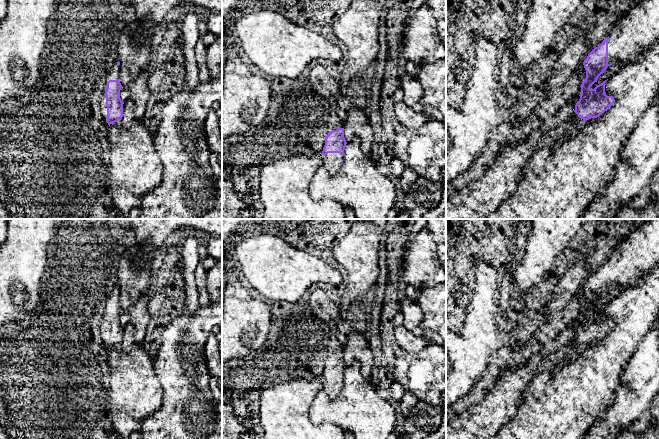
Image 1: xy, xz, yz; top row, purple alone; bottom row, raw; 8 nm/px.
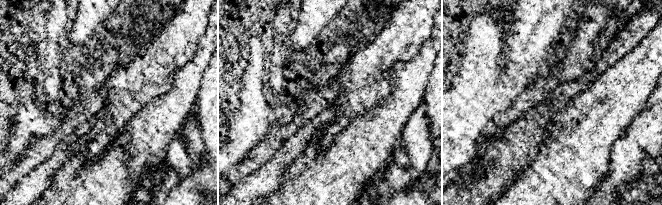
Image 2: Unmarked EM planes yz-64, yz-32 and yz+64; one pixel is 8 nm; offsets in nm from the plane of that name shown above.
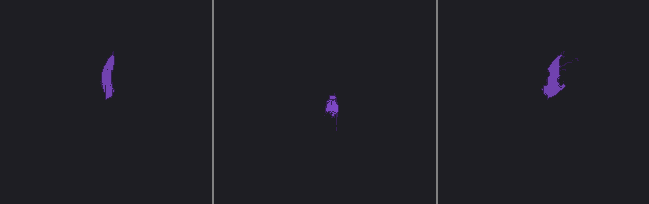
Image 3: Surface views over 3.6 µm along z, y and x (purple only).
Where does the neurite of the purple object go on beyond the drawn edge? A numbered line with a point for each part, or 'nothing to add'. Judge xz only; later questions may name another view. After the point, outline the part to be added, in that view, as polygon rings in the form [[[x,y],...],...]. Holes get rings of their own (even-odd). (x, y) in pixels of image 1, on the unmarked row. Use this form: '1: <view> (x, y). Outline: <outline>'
1: xz (332, 385). Outline: [[[328,377],[324,381],[323,391],[331,398],[338,395],[343,385],[343,380],[340,377]]]

